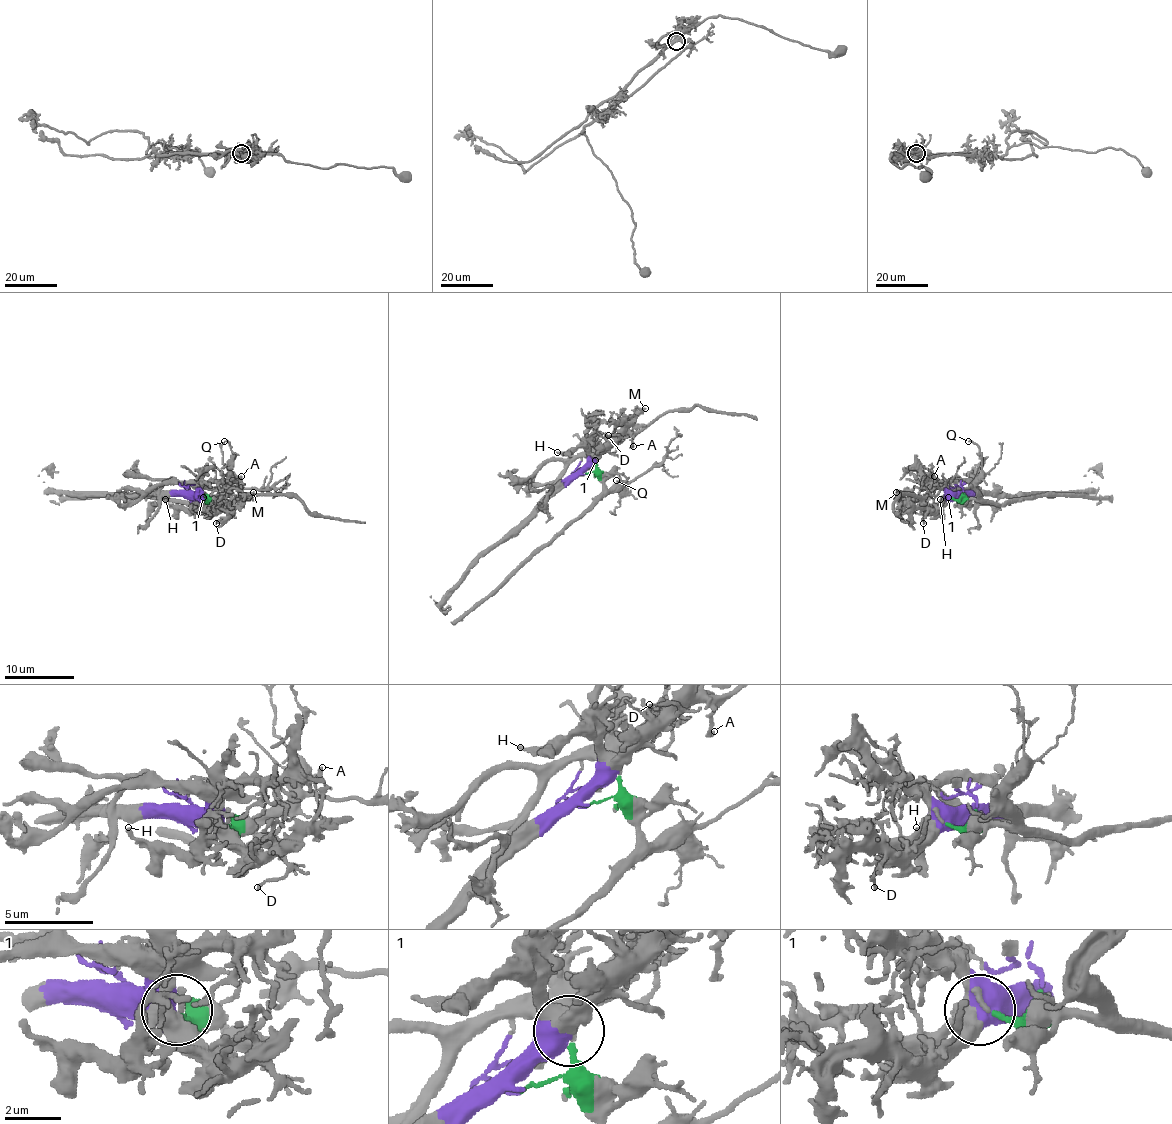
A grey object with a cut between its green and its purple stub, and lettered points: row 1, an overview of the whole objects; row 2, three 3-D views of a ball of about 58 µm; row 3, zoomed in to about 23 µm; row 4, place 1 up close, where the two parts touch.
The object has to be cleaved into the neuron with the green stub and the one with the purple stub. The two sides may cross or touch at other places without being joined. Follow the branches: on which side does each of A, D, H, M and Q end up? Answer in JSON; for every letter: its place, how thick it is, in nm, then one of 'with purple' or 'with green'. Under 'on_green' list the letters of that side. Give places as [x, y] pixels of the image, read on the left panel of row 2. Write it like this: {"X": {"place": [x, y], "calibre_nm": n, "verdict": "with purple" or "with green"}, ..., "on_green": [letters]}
{"A": {"place": [241, 476], "calibre_nm": 190, "verdict": "with purple"}, "D": {"place": [216, 523], "calibre_nm": 140, "verdict": "with purple"}, "H": {"place": [165, 499], "calibre_nm": 180, "verdict": "with purple"}, "M": {"place": [253, 492], "calibre_nm": 100, "verdict": "with purple"}, "Q": {"place": [224, 441], "calibre_nm": 120, "verdict": "with green"}, "on_green": ["Q"]}

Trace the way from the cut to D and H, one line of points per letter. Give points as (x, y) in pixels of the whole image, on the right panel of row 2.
D: (964, 492), (955, 492), (941, 506), (925, 515), (924, 523)
H: (964, 492), (955, 492), (936, 509), (939, 499)

